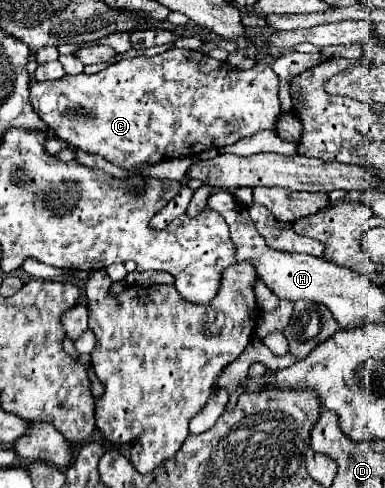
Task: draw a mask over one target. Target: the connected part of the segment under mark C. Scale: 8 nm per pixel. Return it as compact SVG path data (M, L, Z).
M171 48L159 56L137 56L131 60L121 60L117 64L107 66L105 70L97 72L97 74L79 74L79 76L63 76L61 80L55 82L35 82L29 88L31 96L31 106L33 110L39 114L39 118L55 132L59 134L59 138L63 138L65 142L71 142L71 146L79 146L81 150L87 150L89 154L99 154L103 158L107 158L109 162L113 162L115 166L121 168L141 168L141 166L149 166L149 164L157 164L163 160L171 160L171 158L181 158L181 156L197 156L203 150L211 150L211 148L223 148L227 144L235 144L241 138L253 136L259 130L277 130L277 122L281 116L281 106L279 106L279 78L277 74L271 70L269 64L265 62L257 62L251 70L237 70L227 62L215 60L203 52L197 50L187 50L187 48Z

